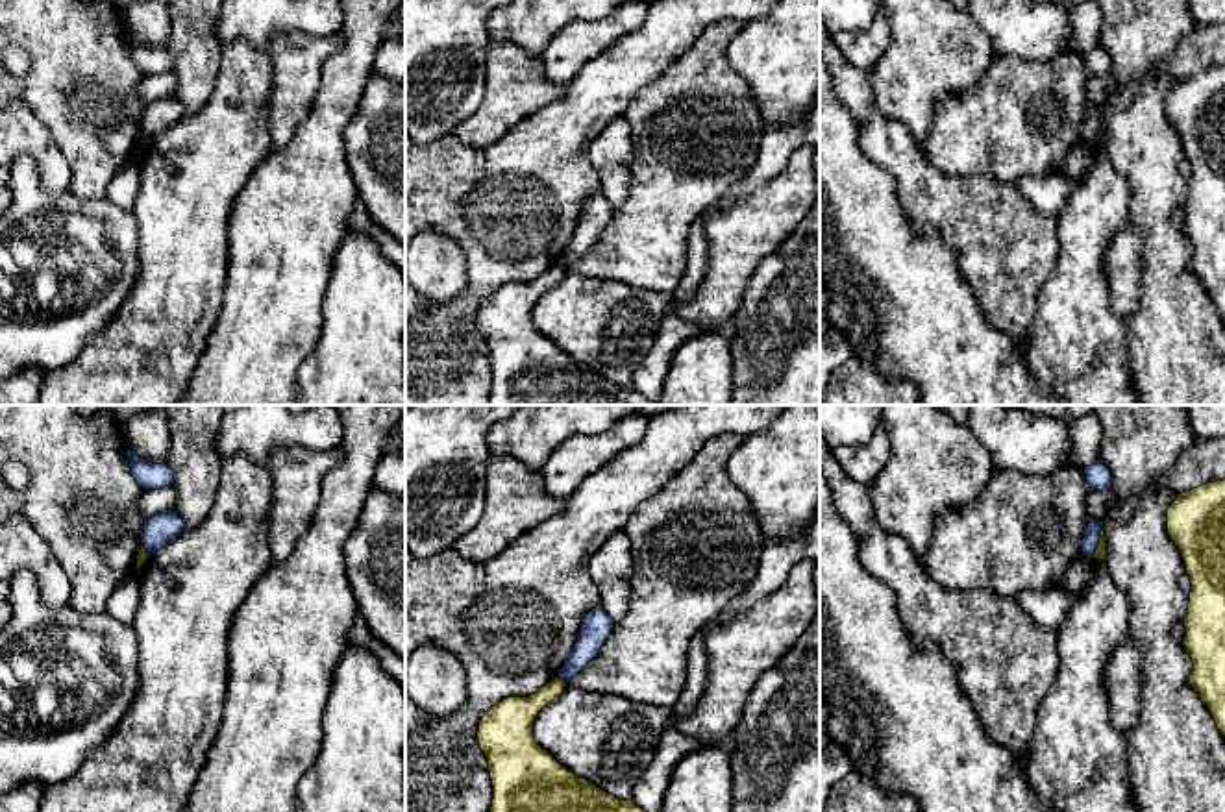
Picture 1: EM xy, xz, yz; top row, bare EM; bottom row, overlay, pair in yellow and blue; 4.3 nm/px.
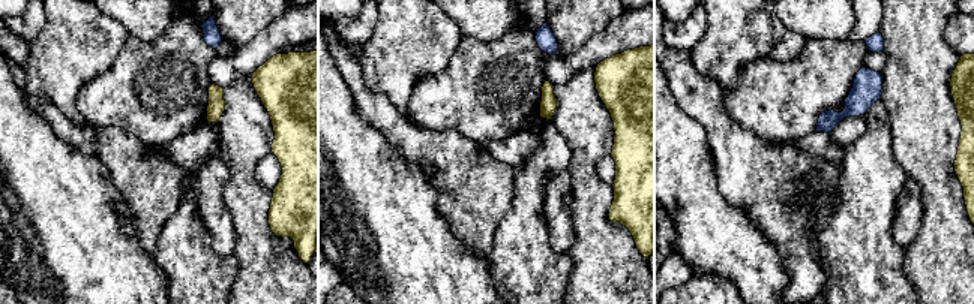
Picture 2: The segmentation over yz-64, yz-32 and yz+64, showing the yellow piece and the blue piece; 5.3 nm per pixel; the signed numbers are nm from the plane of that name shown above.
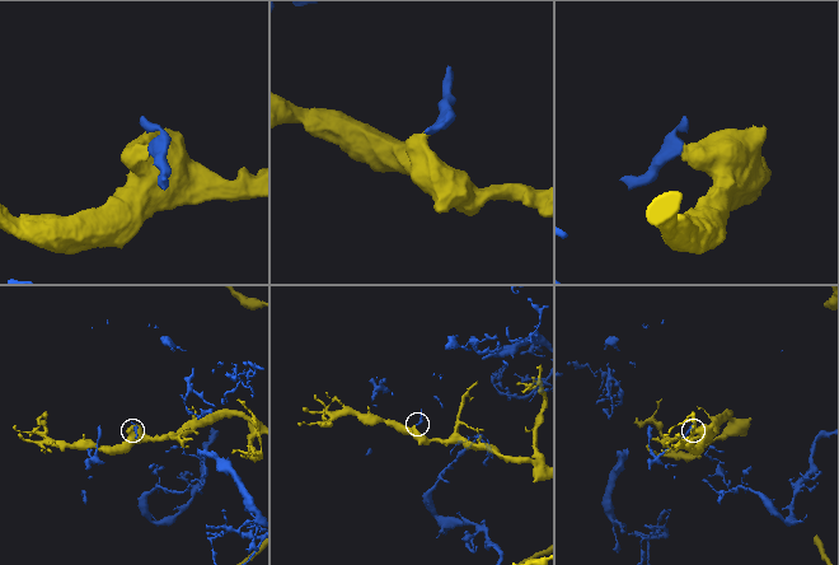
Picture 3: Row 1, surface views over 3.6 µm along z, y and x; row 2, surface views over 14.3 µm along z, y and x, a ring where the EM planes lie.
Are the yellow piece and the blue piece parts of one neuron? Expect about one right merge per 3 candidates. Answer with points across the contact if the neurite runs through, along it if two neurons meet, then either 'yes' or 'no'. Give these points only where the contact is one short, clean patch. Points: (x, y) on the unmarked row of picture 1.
along yz (1101, 113), (1092, 143) | no

